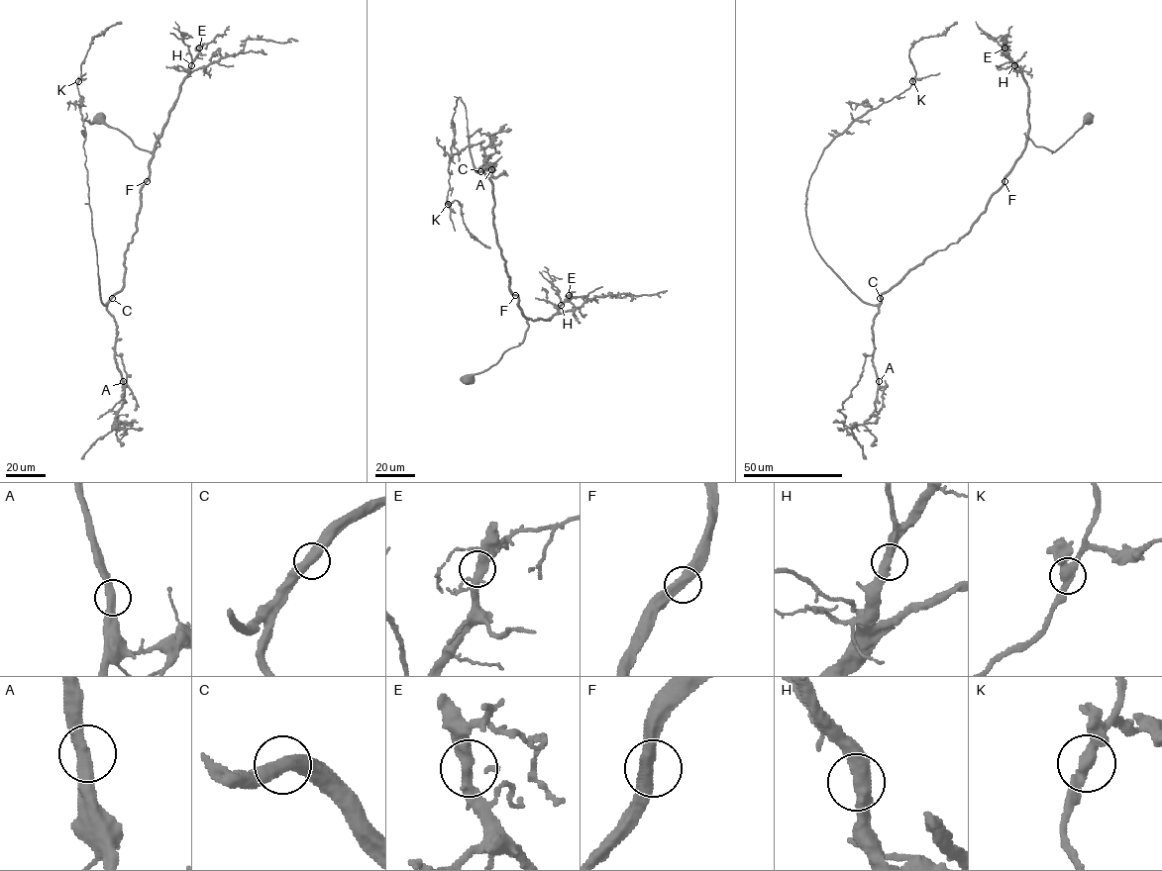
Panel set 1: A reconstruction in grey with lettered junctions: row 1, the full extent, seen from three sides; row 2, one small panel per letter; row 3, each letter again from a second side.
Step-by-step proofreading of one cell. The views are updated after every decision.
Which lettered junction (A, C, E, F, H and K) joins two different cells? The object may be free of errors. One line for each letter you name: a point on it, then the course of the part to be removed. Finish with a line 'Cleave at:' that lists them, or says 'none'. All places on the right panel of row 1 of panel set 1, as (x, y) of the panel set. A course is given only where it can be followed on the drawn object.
Cleave at: none

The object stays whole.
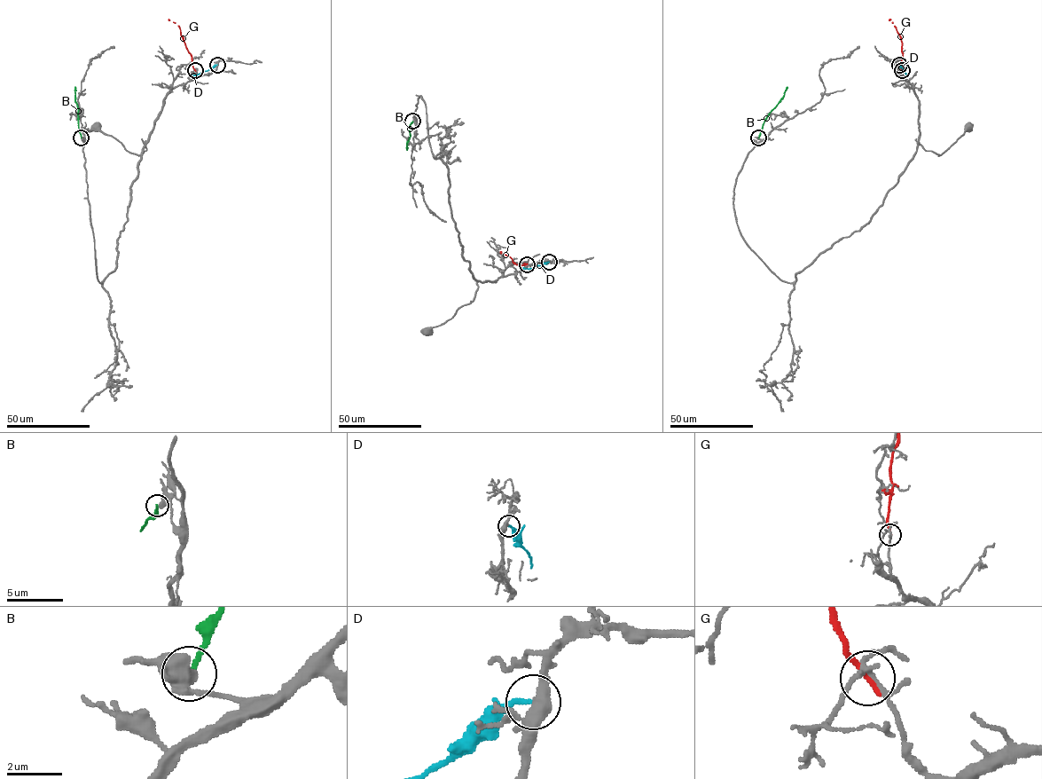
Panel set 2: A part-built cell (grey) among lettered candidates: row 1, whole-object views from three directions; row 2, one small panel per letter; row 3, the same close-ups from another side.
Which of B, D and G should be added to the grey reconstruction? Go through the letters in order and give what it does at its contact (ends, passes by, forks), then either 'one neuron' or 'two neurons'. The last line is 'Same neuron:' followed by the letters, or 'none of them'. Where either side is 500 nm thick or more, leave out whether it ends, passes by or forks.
B: two neurons
D: it ends | two neurons
G: it ends | two neurons
Same neuron: none of them

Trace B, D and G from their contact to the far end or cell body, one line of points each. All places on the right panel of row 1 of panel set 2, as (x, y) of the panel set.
B: (758, 137), (764, 119), (787, 87)
D: (899, 64), (906, 74), (904, 76)
G: (902, 70), (902, 42), (889, 19)

